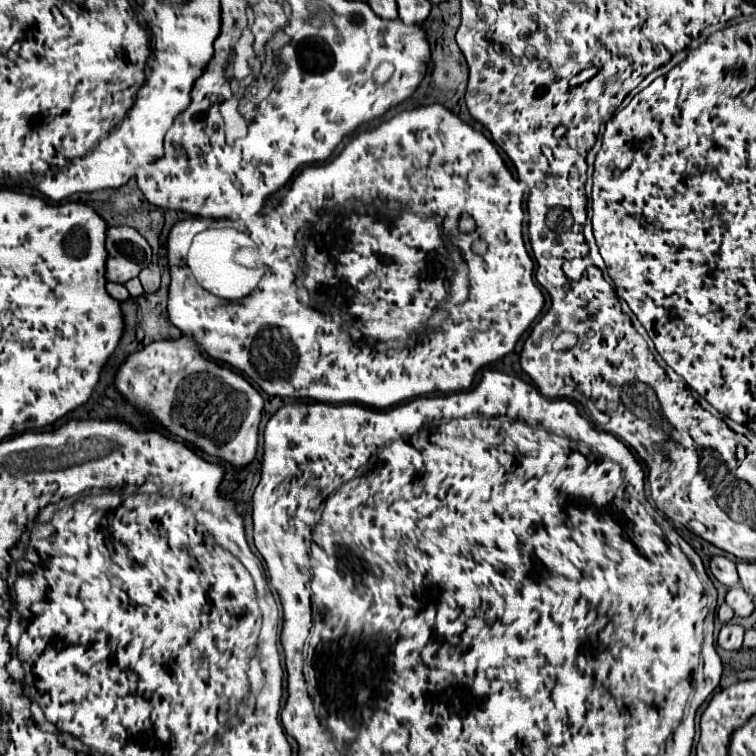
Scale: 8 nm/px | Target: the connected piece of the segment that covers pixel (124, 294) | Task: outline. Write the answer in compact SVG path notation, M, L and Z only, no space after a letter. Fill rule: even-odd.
M107 282L107 284L105 284L105 290L109 292L109 296L113 296L113 298L115 298L115 300L119 300L119 302L123 302L123 300L127 300L127 298L129 298L129 292L127 292L127 288L125 288L123 284Z

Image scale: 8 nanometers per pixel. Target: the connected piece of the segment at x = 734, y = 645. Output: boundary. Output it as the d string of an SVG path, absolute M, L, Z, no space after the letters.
M723 624L719 636L717 636L717 644L723 650L739 650L743 644L743 628L739 624Z

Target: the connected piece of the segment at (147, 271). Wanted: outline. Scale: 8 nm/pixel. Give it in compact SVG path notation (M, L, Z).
M153 266L153 268L143 268L143 272L139 272L139 280L141 280L143 290L145 290L147 294L159 290L161 276L159 276L159 270L157 270L155 266Z

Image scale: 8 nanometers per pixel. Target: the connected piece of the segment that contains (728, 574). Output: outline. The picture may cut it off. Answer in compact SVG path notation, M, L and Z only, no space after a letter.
M713 556L711 562L709 562L709 570L725 586L737 586L739 584L735 562L729 560L729 558L725 558L725 556Z

